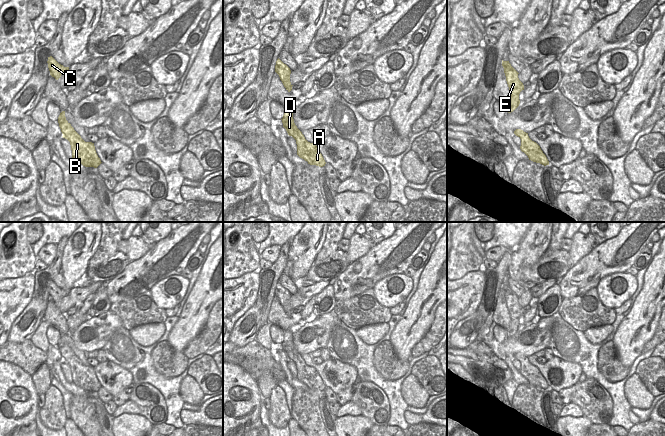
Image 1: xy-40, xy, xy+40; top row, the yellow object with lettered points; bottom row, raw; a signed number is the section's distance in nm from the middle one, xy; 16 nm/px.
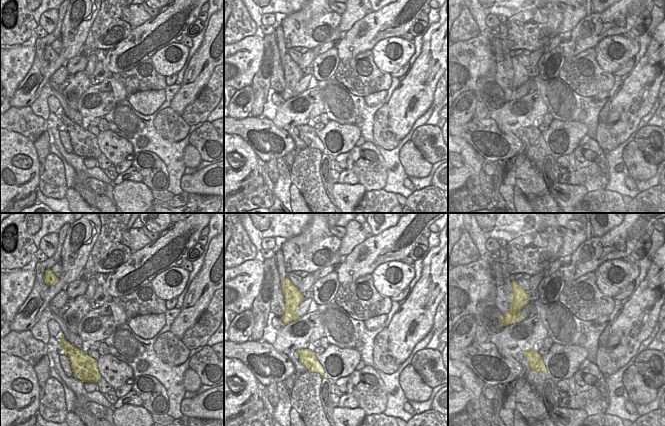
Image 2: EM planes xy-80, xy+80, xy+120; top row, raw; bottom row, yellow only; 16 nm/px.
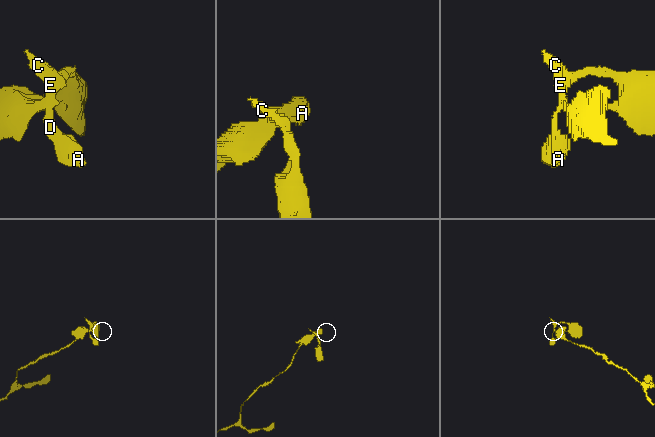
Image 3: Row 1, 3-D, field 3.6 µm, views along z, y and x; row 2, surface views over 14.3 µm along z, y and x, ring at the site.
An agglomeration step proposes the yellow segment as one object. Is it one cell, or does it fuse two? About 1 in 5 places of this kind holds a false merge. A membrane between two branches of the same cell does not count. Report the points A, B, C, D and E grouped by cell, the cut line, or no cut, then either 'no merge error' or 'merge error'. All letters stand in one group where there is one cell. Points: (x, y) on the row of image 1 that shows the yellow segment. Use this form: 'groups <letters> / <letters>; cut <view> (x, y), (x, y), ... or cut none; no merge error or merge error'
groups A B C D E; cut none; no merge error

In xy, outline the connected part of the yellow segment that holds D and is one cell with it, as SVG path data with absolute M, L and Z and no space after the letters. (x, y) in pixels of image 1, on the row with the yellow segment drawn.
M290 106L284 107L284 115L281 119L283 127L289 136L296 140L297 155L310 165L319 167L325 166L326 162L314 143L308 142L302 132L297 128L293 119L293 109Z

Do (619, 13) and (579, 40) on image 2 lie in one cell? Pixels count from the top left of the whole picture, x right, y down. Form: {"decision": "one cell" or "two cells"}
{"decision": "one cell"}

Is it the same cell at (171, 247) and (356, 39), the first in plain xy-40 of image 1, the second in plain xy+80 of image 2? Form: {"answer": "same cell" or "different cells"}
{"answer": "same cell"}

